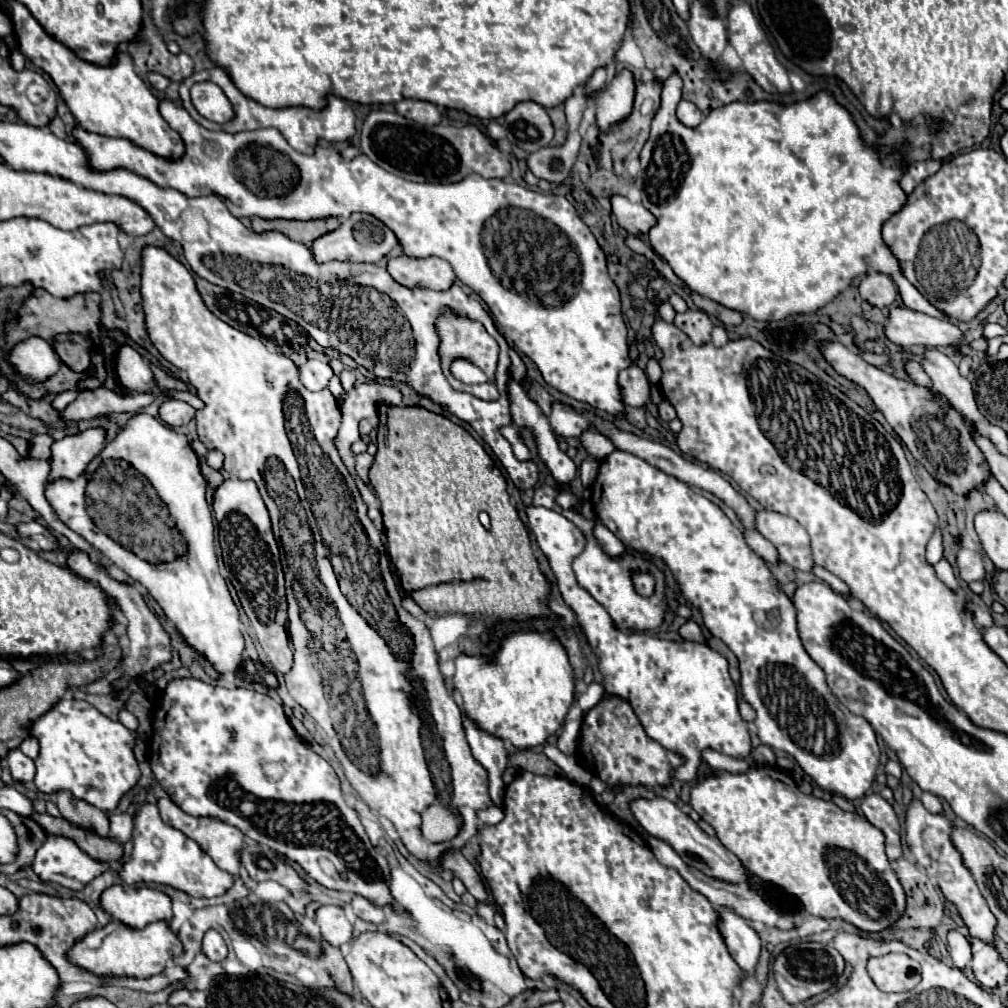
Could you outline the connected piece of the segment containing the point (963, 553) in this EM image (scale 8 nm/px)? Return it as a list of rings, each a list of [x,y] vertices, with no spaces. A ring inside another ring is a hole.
[[[960,548],[956,554],[956,566],[958,566],[958,576],[964,582],[972,582],[972,580],[984,580],[986,568],[984,568],[984,560],[982,554],[976,548]]]

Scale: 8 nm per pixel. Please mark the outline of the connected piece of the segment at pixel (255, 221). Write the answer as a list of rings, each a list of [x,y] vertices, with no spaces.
[[[252,218],[252,226],[256,232],[266,232],[266,230],[278,230],[292,240],[298,240],[302,244],[312,244],[316,238],[336,230],[340,226],[338,218],[322,218],[322,220],[308,220],[308,222],[298,222],[298,220],[262,220],[262,218]]]

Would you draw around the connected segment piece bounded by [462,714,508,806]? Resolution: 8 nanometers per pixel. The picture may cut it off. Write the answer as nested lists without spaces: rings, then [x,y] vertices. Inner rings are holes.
[[[462,714],[462,722],[464,722],[464,732],[466,732],[466,740],[470,744],[472,756],[488,770],[490,776],[490,798],[496,806],[502,806],[502,772],[506,768],[506,750],[502,746],[502,740],[482,728],[478,728],[466,714]]]

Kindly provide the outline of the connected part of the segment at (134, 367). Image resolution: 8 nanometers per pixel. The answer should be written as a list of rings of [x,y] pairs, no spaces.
[[[122,344],[116,356],[116,374],[120,386],[128,394],[144,394],[156,390],[156,380],[144,358],[130,346]]]

